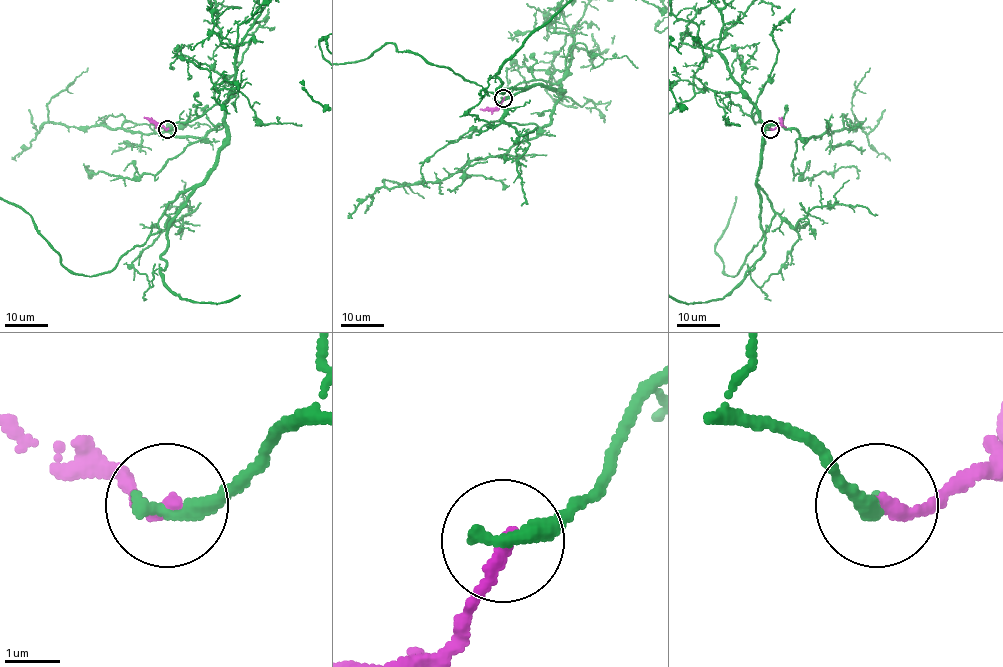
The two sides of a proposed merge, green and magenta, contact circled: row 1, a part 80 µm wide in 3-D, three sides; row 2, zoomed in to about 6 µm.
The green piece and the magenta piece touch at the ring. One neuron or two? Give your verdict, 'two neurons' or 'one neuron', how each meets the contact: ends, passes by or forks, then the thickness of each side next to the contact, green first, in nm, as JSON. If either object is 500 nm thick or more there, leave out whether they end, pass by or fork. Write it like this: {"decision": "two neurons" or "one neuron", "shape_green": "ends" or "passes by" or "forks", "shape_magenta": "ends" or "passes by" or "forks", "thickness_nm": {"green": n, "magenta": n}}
{"decision": "two neurons", "shape_green": "ends", "shape_magenta": "ends", "thickness_nm": {"green": 360, "magenta": 240}}

